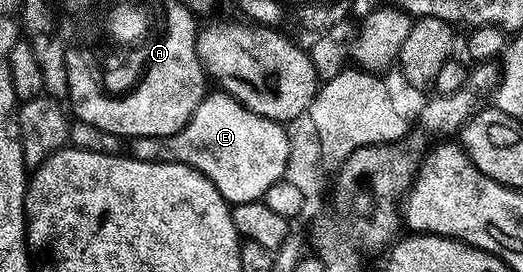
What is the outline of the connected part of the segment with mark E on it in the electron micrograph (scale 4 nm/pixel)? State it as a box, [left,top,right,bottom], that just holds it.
[161,90,291,206]

